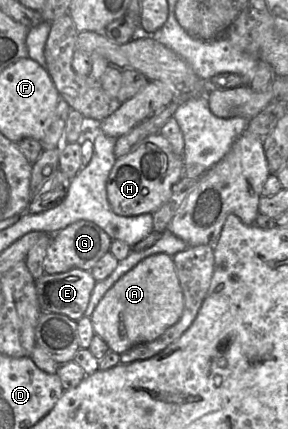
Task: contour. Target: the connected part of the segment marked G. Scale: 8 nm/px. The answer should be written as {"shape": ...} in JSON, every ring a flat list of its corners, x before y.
{"shape":[[79,220,52,235,43,261,46,274,64,273,71,269,90,271,99,259,110,250,112,239,98,225]]}

